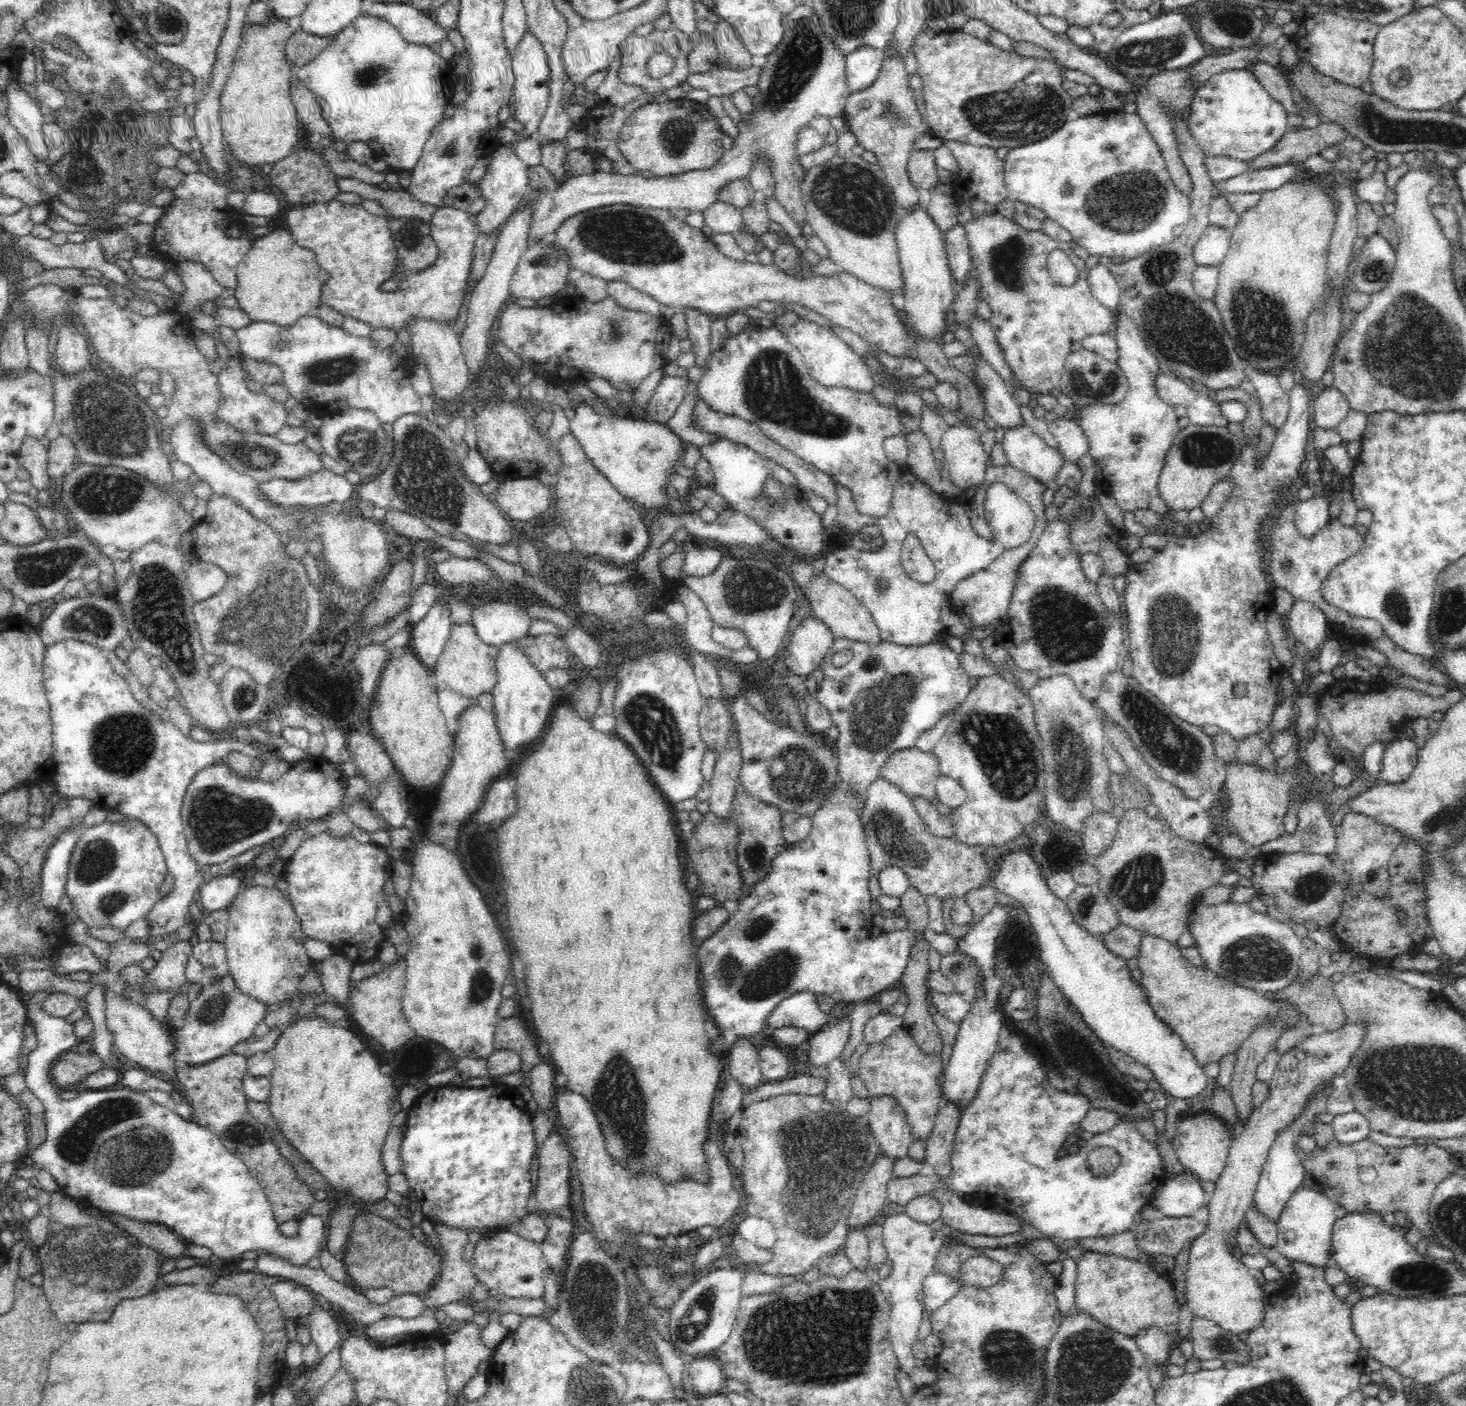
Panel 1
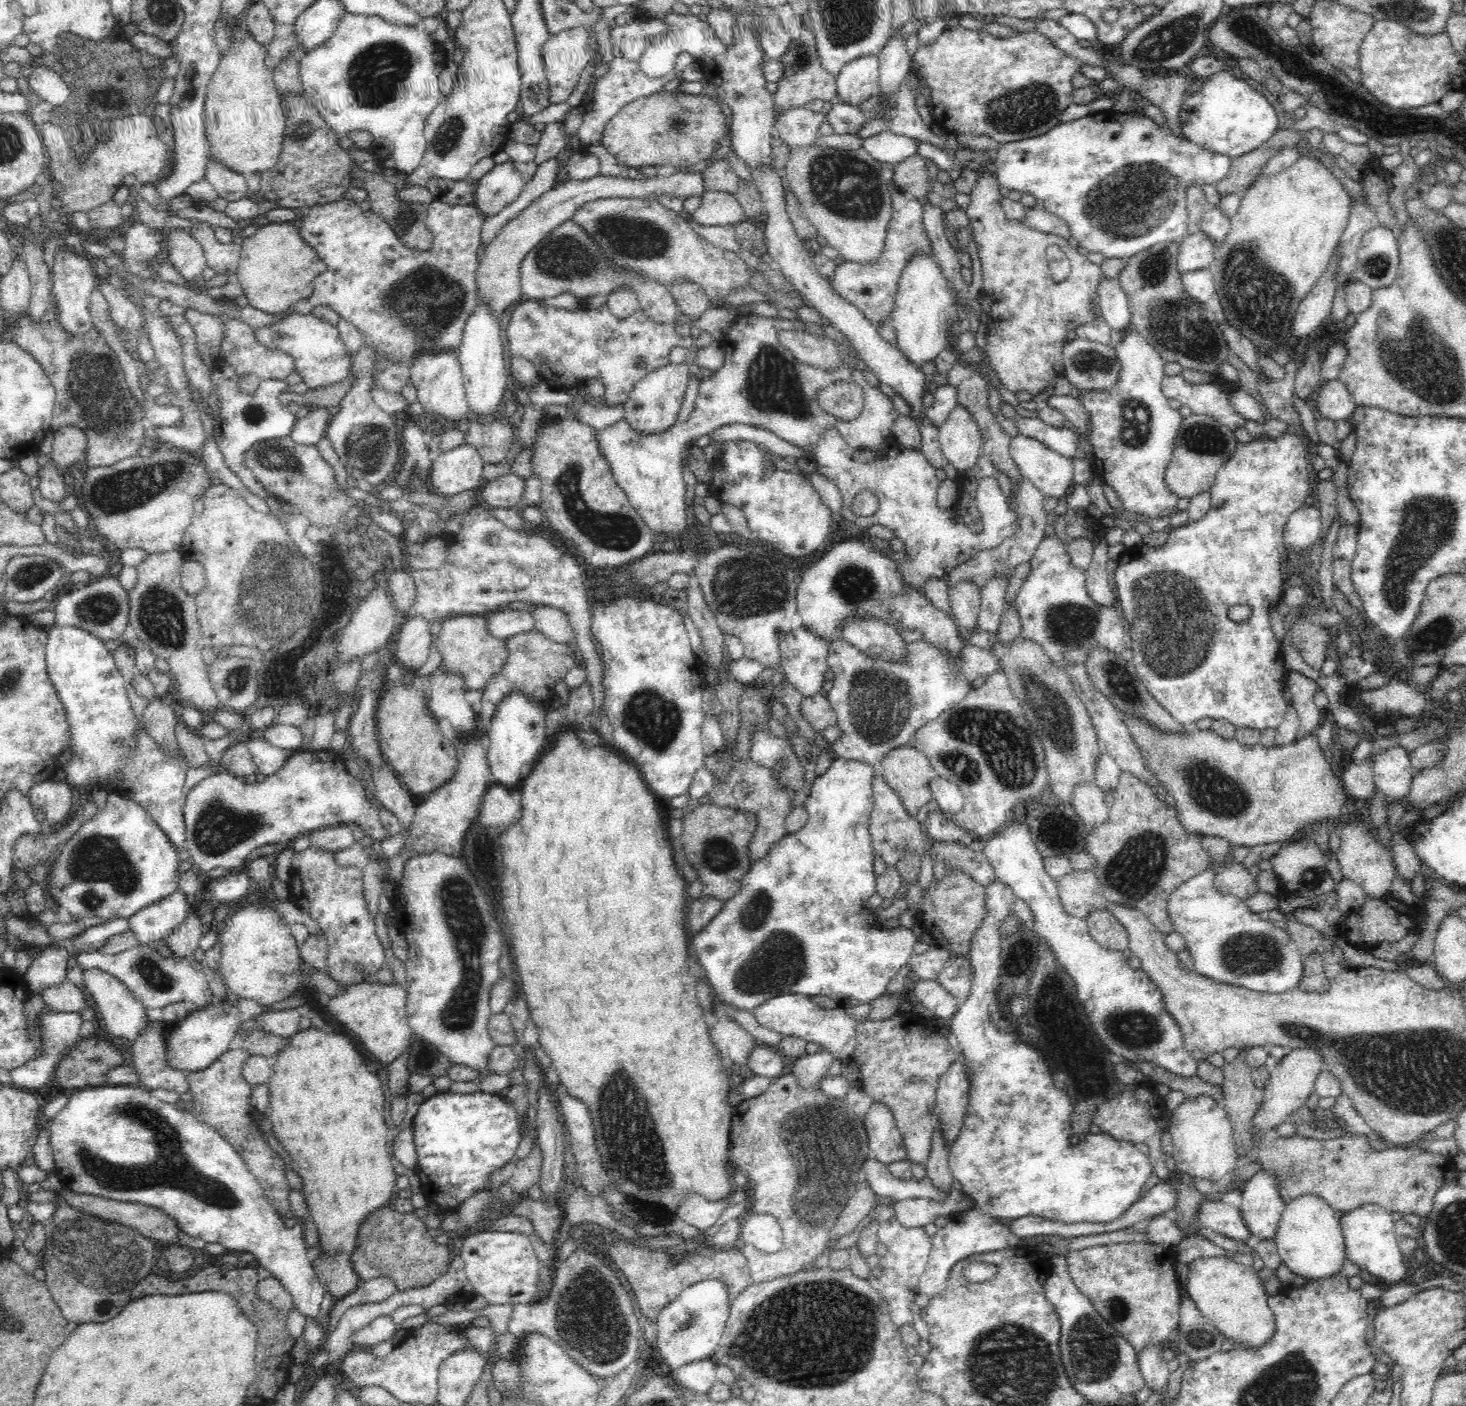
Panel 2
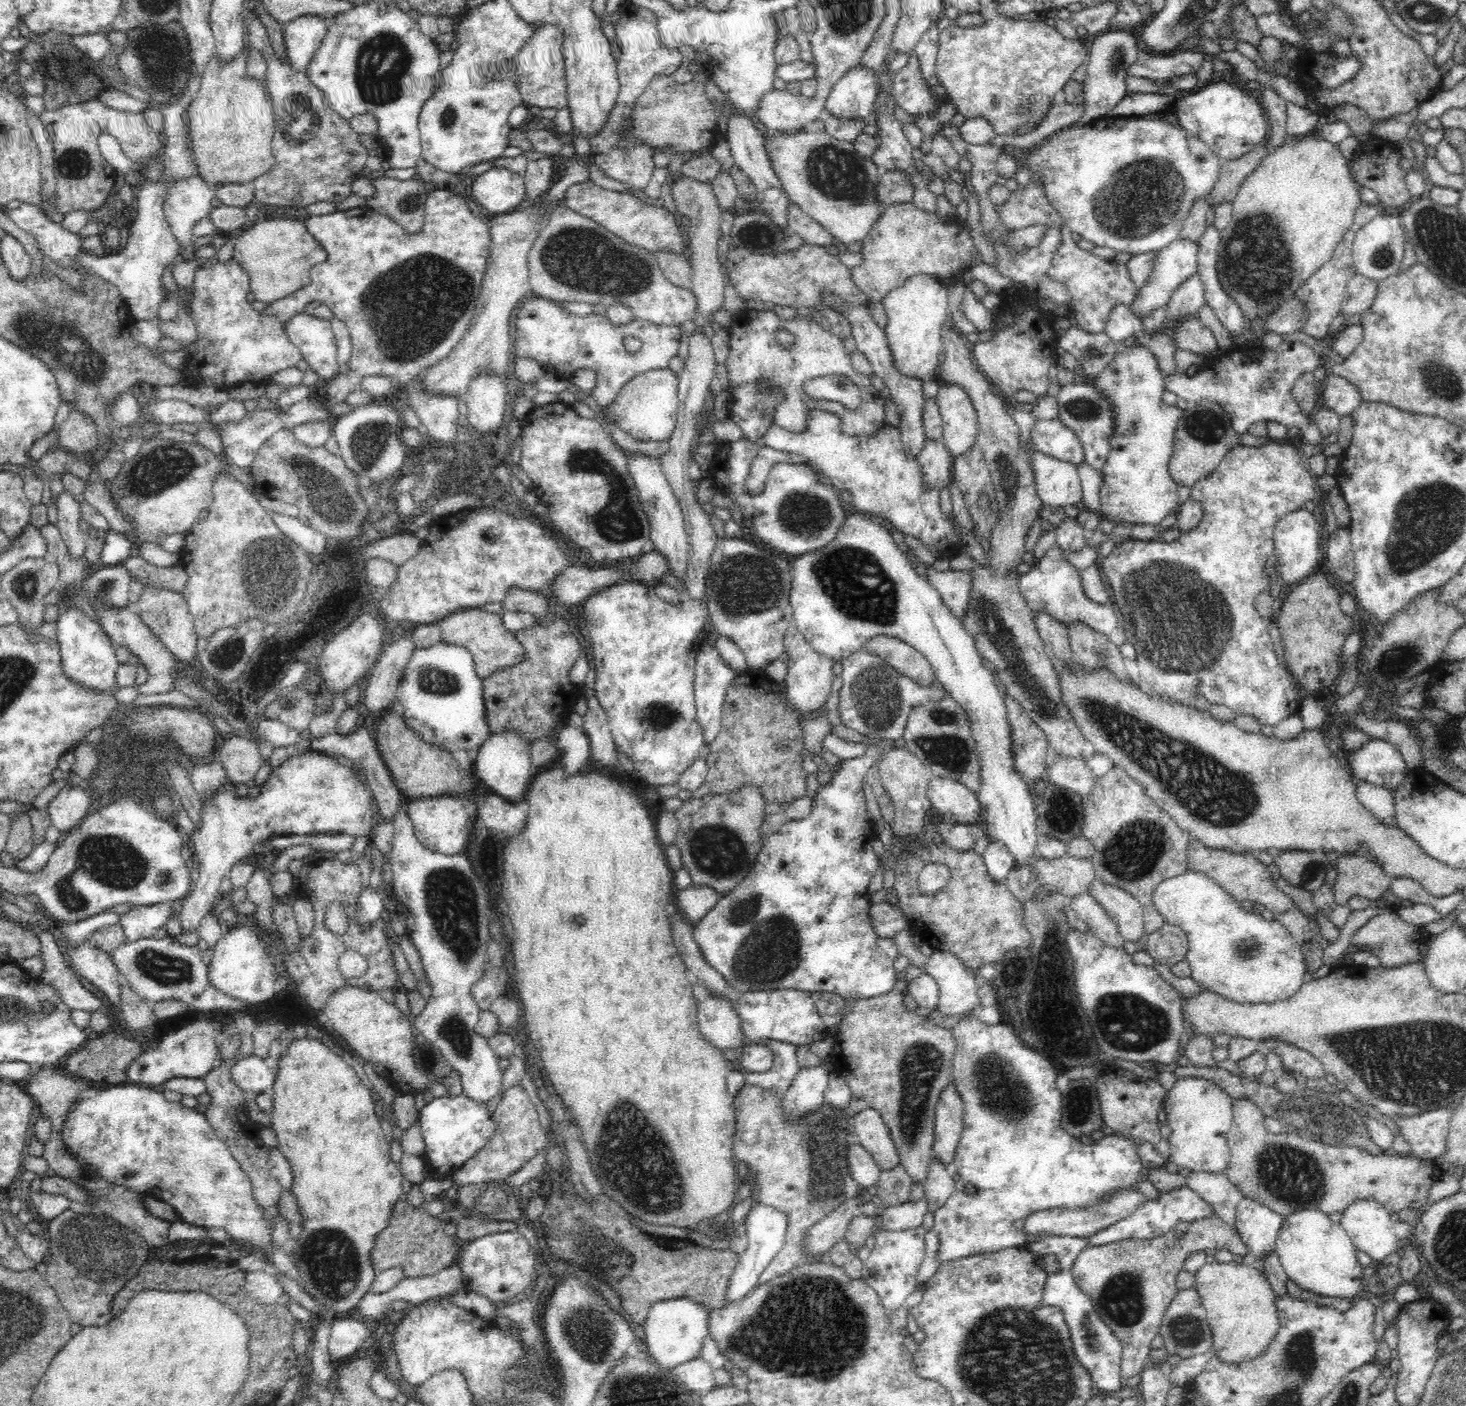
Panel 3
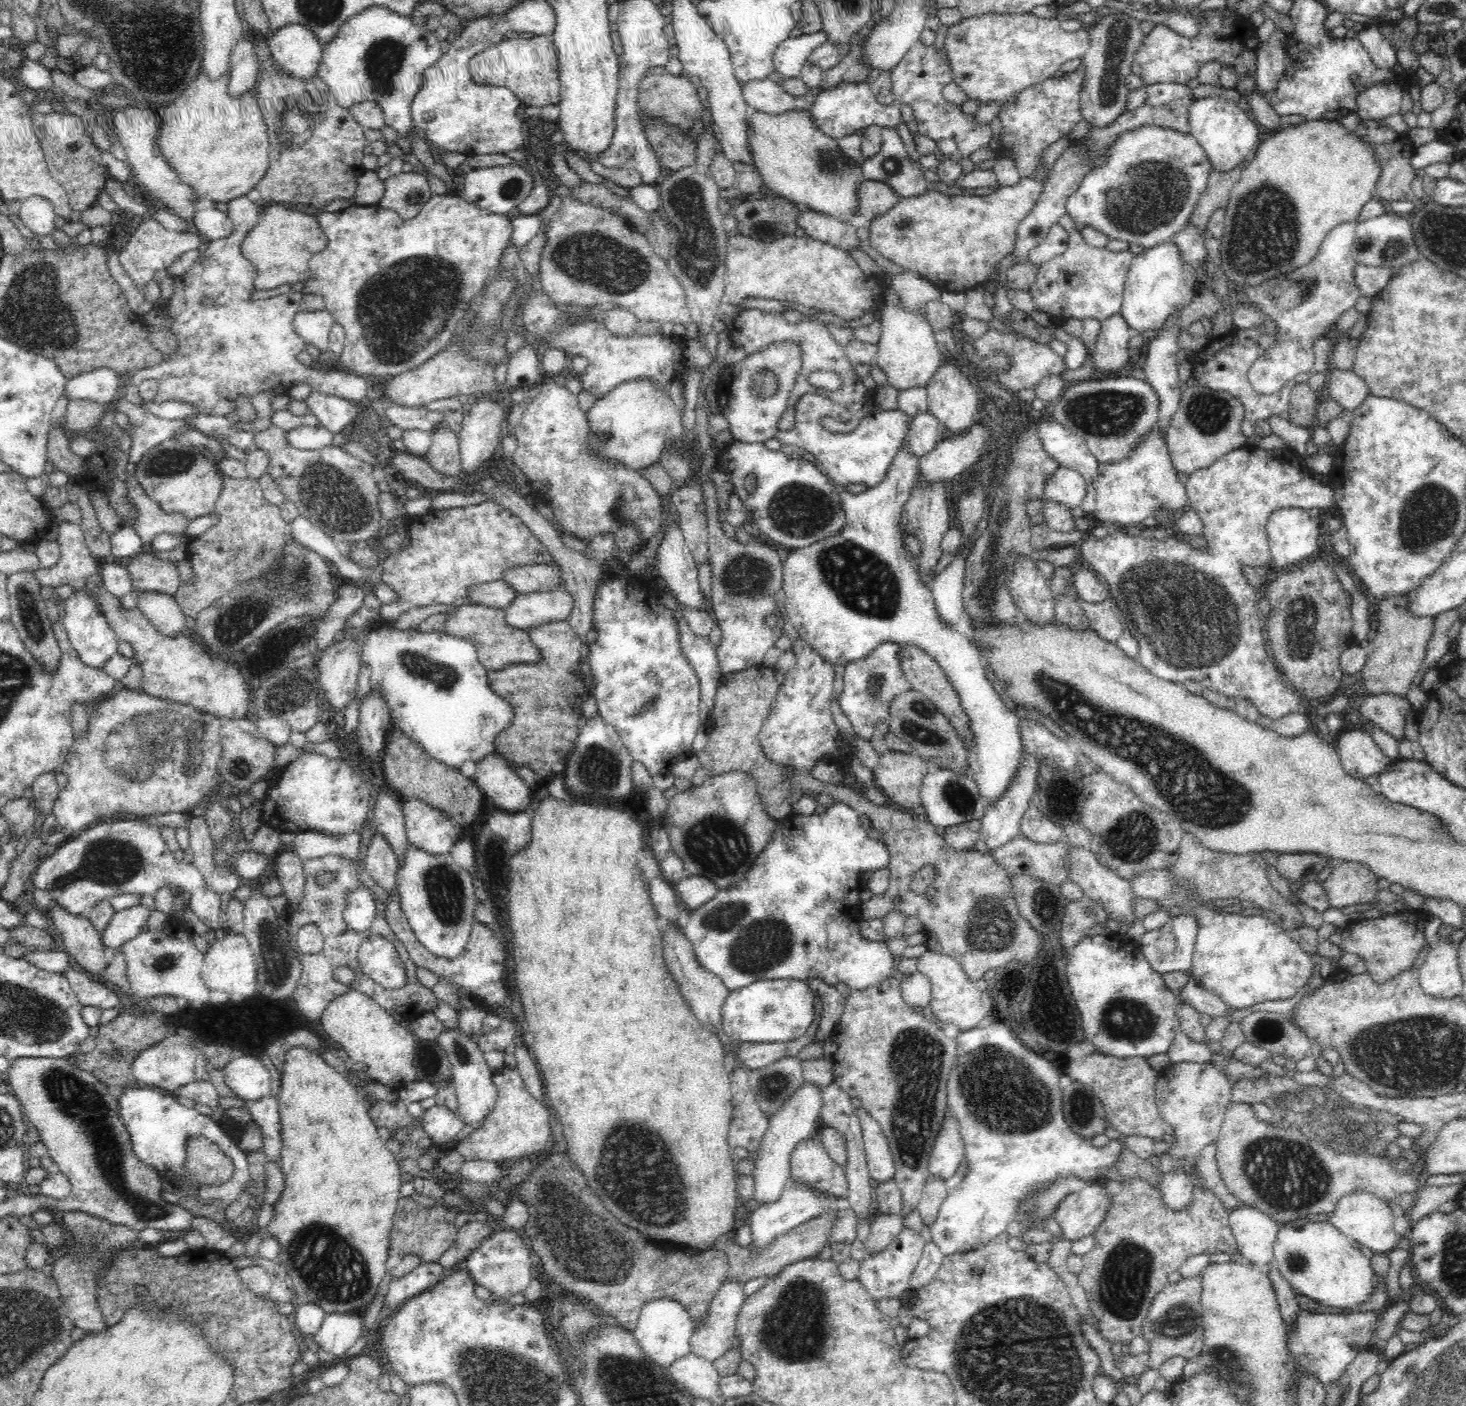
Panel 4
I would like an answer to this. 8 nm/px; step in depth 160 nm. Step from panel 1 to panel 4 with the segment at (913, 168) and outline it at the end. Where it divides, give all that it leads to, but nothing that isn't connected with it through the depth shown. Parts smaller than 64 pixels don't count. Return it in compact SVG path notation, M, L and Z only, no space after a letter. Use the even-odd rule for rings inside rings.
M866 179L858 188L858 210L856 215L872 222L877 216L888 212L900 200L892 185L880 180Z

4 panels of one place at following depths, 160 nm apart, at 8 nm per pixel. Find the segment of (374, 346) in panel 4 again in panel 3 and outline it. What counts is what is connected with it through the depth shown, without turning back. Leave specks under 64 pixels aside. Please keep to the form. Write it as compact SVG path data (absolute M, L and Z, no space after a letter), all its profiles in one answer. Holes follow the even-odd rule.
M434 188L427 194L424 226L422 226L420 232L414 232L414 234L406 234L406 231L389 216L378 214L367 205L345 211L336 210L333 213L324 215L310 215L310 218L305 221L305 225L307 231L324 247L327 258L324 262L312 267L311 282L308 286L304 286L304 288L300 288L300 290L296 290L296 292L288 296L270 303L266 308L261 310L261 314L277 316L282 322L288 322L288 319L292 318L292 316L304 313L304 306L306 306L306 304L310 304L310 302L320 302L329 306L334 316L346 323L352 336L353 352L349 358L349 362L346 364L346 370L340 375L337 375L332 384L322 392L324 402L326 402L327 405L344 403L350 392L357 390L360 382L362 382L365 377L388 376L396 379L401 385L405 385L416 376L426 372L426 370L434 364L442 361L443 358L448 357L448 354L451 354L452 350L456 349L460 340L463 339L466 330L468 330L472 318L474 318L476 302L484 278L488 249L491 243L489 219L486 219L484 215L475 216L474 212L468 207L466 200L453 194L449 190Z

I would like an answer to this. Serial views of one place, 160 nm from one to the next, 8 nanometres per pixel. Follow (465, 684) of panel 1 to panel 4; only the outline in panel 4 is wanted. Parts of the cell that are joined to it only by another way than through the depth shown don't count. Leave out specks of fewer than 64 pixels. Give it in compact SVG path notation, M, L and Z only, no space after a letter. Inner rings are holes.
M464 602L447 614L443 631L471 642L476 647L480 664L486 670L502 670L516 663L535 663L542 658L541 650L533 643L527 630L508 626L505 609Z

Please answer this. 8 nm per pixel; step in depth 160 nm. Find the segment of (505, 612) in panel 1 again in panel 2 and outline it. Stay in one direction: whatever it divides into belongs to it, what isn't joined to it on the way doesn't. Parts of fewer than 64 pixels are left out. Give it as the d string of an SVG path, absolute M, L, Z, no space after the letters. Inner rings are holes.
M500 608L497 611L487 613L486 623L488 623L488 632L494 638L501 638L502 640L507 640L512 635L524 631L530 632L535 628L535 621L530 612L508 608Z

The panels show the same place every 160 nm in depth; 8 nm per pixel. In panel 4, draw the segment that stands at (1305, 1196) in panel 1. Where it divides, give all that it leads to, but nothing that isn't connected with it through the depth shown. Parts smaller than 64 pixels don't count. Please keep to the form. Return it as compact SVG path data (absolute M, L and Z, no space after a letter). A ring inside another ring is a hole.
M1312 1222L1301 1228L1287 1224L1277 1232L1273 1246L1274 1265L1296 1294L1308 1296L1325 1306L1356 1308L1372 1296L1375 1274L1371 1260L1332 1223Z

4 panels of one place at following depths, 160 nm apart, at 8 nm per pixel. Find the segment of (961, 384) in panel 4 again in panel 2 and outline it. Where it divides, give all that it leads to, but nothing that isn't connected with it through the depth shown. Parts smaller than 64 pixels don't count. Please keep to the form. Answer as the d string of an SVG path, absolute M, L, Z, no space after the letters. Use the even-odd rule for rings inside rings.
M958 404L946 422L939 427L942 452L959 475L976 466L982 450L981 436L972 414Z

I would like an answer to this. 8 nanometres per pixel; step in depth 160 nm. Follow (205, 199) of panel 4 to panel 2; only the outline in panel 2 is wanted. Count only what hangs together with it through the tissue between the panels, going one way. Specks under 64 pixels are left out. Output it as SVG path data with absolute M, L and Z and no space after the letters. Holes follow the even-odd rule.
M244 32L240 35L226 50L226 54L221 56L218 68L208 82L204 104L205 133L210 155L228 169L246 177L252 176L254 172L263 173L271 169L282 154L285 138L286 111L282 107L283 93L276 88L274 69L264 65L266 52L268 45L258 43L252 33Z

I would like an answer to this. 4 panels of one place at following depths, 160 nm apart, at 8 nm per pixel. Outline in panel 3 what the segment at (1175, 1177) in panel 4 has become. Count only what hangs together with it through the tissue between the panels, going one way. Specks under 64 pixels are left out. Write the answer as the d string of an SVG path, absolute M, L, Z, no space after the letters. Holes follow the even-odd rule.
M1180 1186L1180 1188L1174 1188L1170 1192L1160 1192L1157 1199L1146 1200L1144 1204L1140 1204L1126 1218L1122 1218L1122 1220L1119 1220L1116 1224L1112 1224L1112 1226L1106 1226L1102 1230L1098 1230L1096 1234L1090 1234L1086 1238L1086 1241L1088 1241L1088 1246L1093 1247L1102 1246L1109 1242L1118 1242L1118 1240L1124 1240L1126 1238L1130 1240L1156 1238L1156 1236L1166 1234L1170 1228L1174 1228L1180 1222L1194 1222L1200 1220L1200 1218L1208 1218L1212 1214L1215 1214L1215 1212L1214 1207L1210 1203L1206 1202L1206 1200L1190 1187Z

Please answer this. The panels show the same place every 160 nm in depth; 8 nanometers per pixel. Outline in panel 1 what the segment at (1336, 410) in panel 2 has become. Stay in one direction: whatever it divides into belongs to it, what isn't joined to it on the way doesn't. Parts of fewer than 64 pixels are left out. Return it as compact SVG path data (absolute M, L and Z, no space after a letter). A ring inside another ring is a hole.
M1319 389L1314 400L1314 424L1324 430L1334 430L1350 411L1346 397L1334 389Z

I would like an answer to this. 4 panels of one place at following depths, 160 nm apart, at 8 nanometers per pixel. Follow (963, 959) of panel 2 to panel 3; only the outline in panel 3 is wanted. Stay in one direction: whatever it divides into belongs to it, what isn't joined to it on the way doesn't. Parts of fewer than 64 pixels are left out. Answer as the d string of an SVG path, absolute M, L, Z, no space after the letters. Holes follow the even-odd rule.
M935 949L930 956L929 962L922 970L936 979L940 991L937 1009L942 1014L945 1014L950 1022L969 1015L972 1010L980 1006L980 1000L976 993L978 988L974 979L975 975L954 954L941 949Z

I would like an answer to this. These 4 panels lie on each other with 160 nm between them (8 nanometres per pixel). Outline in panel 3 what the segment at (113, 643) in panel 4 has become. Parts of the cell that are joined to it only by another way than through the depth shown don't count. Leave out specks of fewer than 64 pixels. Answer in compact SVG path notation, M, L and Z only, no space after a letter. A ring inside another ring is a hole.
M66 610L58 615L57 644L60 647L60 666L64 676L71 678L82 688L116 692L119 688L115 681L118 660L115 647L108 635L102 631L98 622L93 622L81 610Z

